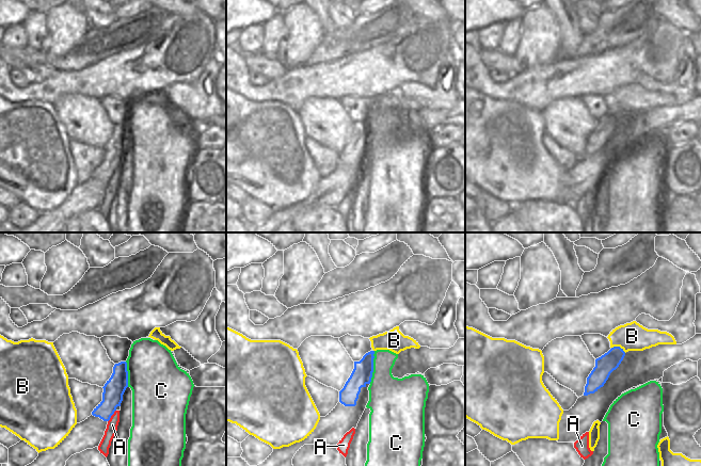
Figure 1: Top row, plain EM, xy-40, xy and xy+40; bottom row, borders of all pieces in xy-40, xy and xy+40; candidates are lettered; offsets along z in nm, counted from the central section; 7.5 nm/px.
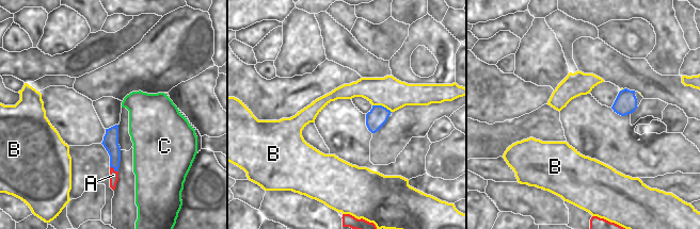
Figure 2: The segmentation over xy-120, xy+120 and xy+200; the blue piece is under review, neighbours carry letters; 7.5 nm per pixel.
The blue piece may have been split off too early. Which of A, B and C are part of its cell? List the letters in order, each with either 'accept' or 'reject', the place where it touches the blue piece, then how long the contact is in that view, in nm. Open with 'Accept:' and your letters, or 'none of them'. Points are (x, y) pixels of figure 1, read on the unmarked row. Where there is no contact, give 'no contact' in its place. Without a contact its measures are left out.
Accept: none of them
A: reject; meets blue in xy-40 at (111, 176); contact 110 nm long
B: reject; meets blue in xy+40 at (619, 108); contact 120 nm long
C: reject; meets blue in xy at (372, 128); contact 260 nm long

